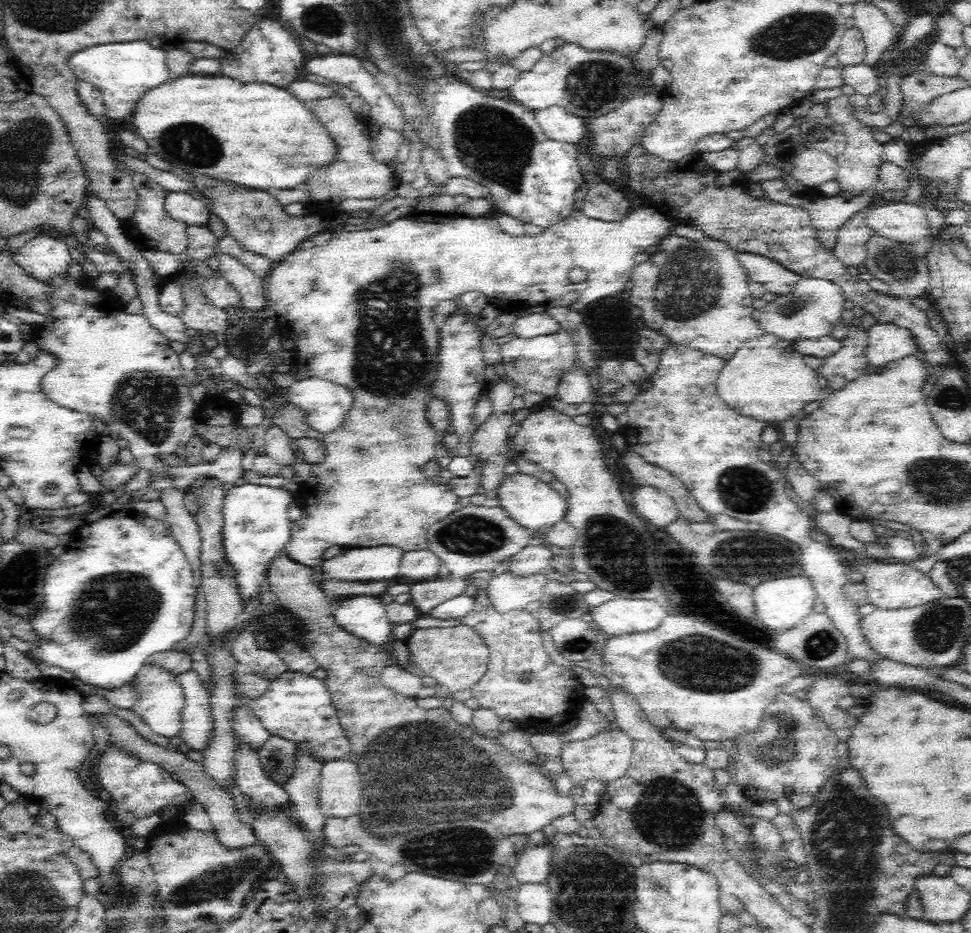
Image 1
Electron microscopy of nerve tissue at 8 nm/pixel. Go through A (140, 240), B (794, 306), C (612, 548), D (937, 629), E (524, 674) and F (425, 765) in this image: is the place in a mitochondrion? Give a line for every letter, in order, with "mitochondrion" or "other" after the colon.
A: other
B: mitochondrion
C: mitochondrion
D: mitochondrion
E: mitochondrion
F: mitochondrion

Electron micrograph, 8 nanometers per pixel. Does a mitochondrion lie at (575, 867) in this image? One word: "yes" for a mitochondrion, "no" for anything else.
yes

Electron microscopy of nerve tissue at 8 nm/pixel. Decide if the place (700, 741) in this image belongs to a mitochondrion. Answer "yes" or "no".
no

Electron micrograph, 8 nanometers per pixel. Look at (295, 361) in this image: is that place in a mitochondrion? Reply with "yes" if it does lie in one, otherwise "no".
no

